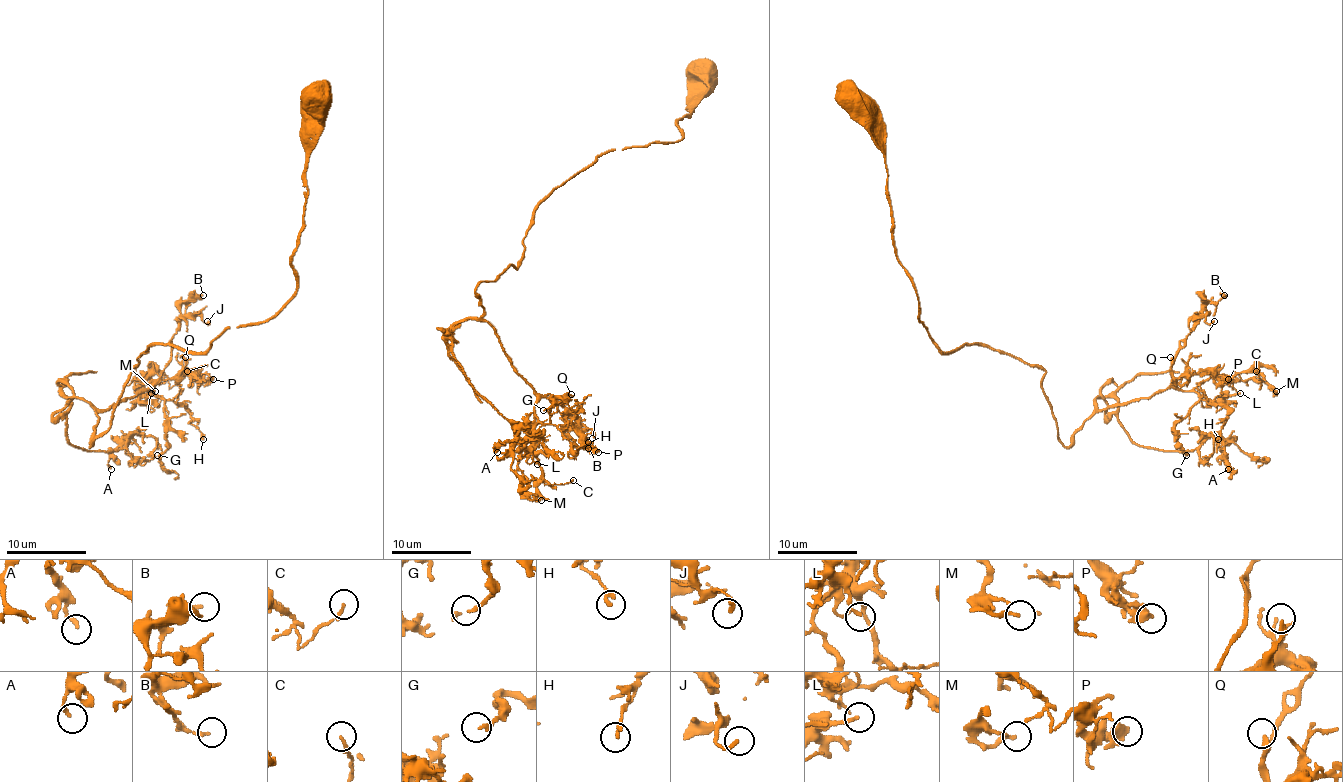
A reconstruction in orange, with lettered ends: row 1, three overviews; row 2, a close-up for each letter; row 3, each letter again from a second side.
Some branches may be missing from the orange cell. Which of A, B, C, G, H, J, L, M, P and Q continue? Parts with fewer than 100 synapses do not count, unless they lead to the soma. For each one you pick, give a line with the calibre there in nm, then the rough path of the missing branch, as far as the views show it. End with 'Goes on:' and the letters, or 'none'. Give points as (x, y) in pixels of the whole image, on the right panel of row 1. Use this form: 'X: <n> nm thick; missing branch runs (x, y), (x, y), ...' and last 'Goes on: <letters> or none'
Goes on: none

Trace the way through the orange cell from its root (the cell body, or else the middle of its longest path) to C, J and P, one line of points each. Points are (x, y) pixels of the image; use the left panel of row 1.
C: (141, 355), (109, 427), (91, 447), (99, 413), (149, 391), (145, 381), (153, 373), (171, 387), (187, 371)
J: (141, 355), (109, 427), (91, 447), (97, 415), (143, 393), (159, 377), (179, 321), (185, 315), (207, 321)
P: (141, 355), (109, 427), (91, 447), (97, 415), (119, 401), (187, 373), (199, 381), (213, 379)

